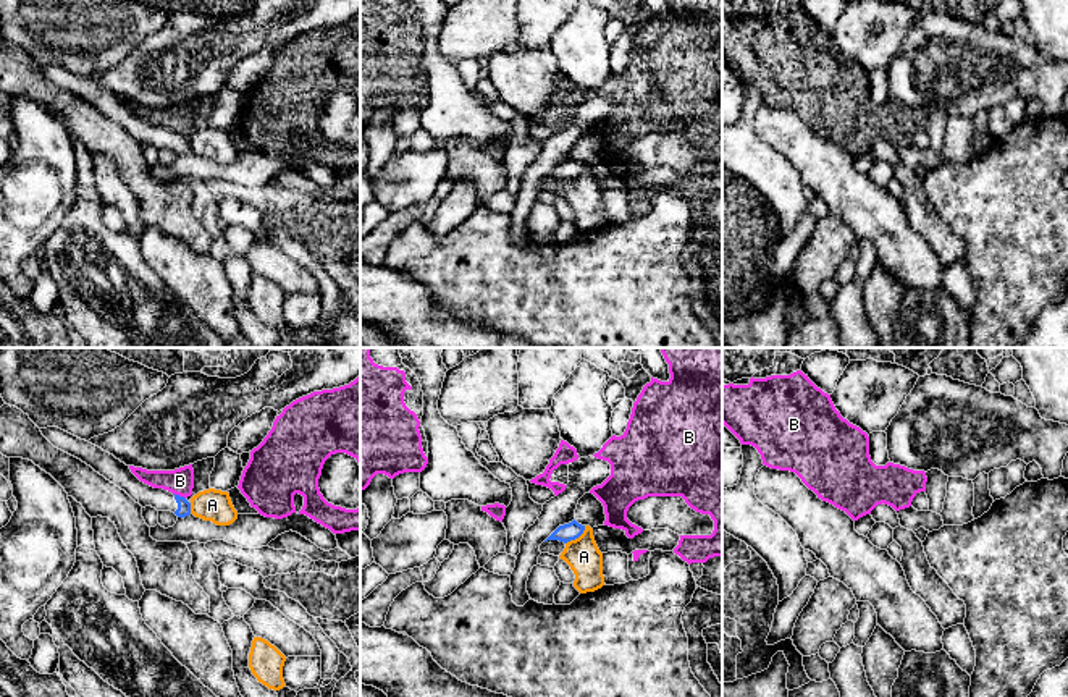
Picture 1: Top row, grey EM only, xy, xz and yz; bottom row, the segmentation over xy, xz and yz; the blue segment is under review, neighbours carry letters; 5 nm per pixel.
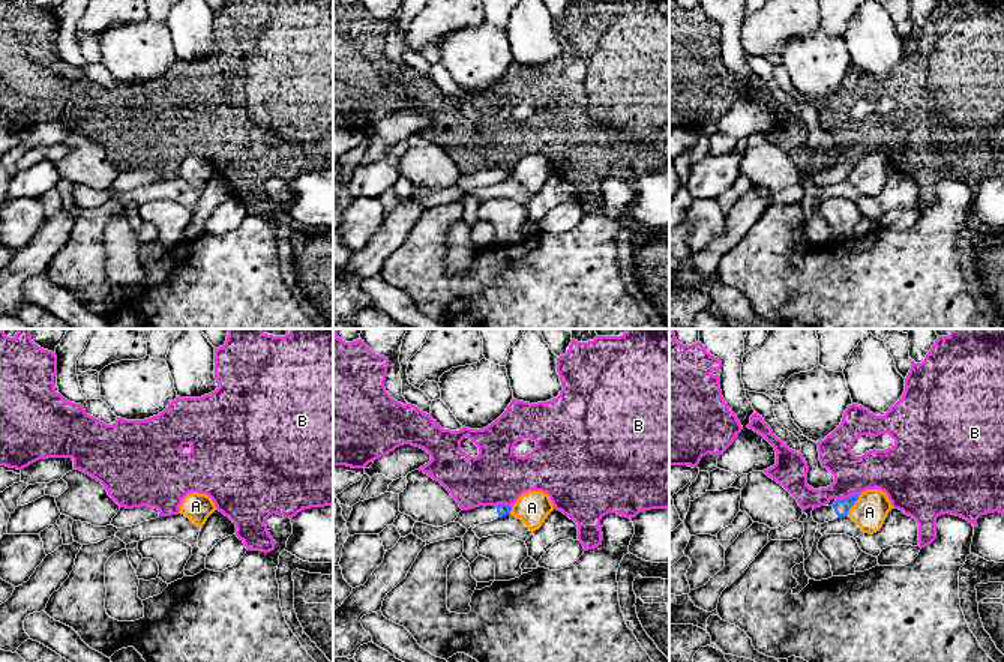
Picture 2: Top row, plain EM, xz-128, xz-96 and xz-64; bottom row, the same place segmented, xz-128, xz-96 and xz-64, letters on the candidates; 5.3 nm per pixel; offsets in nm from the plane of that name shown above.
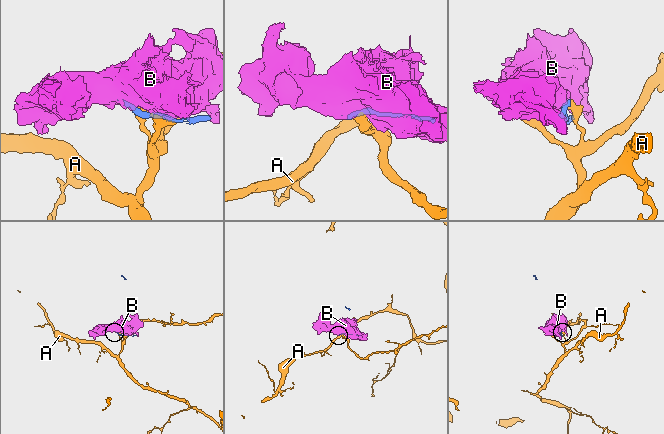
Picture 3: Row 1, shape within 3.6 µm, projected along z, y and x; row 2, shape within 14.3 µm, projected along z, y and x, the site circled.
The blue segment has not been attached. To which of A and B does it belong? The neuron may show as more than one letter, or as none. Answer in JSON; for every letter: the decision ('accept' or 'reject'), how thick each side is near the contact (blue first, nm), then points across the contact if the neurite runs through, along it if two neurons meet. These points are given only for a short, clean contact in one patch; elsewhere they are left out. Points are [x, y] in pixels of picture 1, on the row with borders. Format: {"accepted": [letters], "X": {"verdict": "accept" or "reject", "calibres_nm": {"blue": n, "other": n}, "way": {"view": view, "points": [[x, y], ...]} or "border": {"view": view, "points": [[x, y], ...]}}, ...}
{"accepted": [], "A": {"verdict": "reject", "calibres_nm": {"blue": 90, "other": 170}, "border": {"view": "xz", "points": [[585, 526], [577, 537], [566, 544]]}}, "B": {"verdict": "reject", "calibres_nm": {"blue": 70, "other": 130}, "border": {"view": "xy", "points": [[173, 492], [185, 498]]}}}

